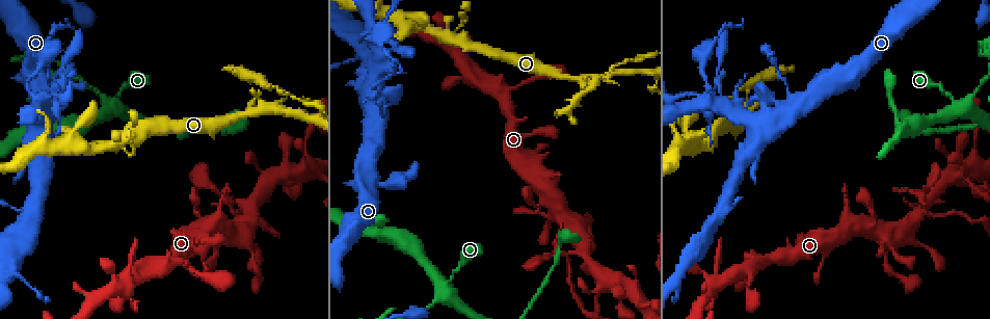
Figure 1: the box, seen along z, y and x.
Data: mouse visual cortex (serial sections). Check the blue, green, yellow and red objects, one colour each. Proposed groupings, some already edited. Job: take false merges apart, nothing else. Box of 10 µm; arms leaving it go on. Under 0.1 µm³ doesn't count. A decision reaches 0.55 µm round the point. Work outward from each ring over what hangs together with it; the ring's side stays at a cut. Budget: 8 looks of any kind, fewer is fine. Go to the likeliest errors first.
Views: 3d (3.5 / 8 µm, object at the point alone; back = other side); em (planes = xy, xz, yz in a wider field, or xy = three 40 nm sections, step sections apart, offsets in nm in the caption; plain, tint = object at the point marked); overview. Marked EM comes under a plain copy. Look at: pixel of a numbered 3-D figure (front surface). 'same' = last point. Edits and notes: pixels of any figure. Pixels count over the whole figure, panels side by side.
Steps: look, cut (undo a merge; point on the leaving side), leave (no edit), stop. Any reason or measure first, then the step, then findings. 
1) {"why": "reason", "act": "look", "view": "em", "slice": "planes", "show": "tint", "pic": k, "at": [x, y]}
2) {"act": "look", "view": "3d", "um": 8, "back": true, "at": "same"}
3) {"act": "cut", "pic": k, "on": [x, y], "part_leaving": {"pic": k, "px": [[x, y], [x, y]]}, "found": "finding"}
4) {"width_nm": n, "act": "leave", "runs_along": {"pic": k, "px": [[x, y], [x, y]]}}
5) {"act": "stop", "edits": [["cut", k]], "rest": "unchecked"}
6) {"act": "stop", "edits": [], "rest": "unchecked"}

{"why": "small branch off a trunk", "act": "look", "view": "3d", "um": 3.5, "back": true, "pic": 1, "at": [246, 111]}

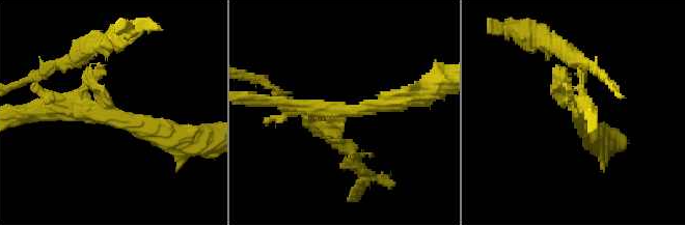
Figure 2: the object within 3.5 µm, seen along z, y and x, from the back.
{"why": "need the tissue", "act": "look", "view": "em", "slice": "xy", "step": 3, "show": "tint", "pic": 2, "at": [340, 111]}

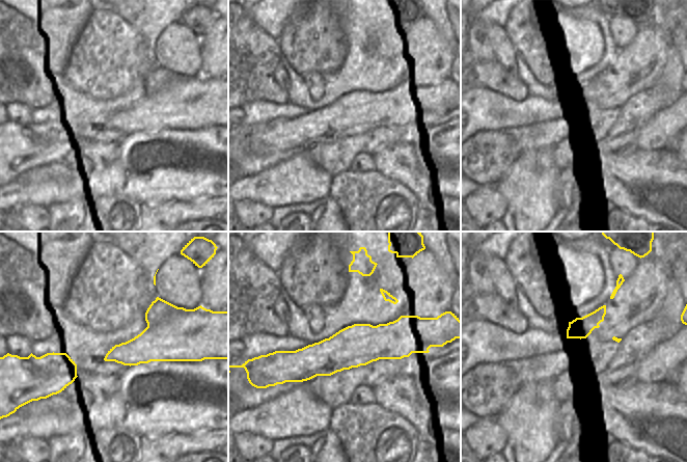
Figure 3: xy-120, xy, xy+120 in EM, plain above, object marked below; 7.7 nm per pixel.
{"act": "leave", "runs_along": {"pic": 3, "px": [[413, 340], [325, 358], [276, 356]]}, "found": "one cell here"}

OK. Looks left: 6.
{"why": "narrows sharply", "act": "look", "view": "3d", "um": 3.5, "back": true, "pic": 1, "at": [444, 288]}

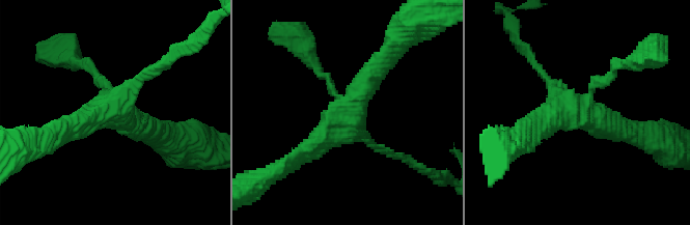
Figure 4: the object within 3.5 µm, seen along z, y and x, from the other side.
{"act": "look", "view": "em", "slice": "xy", "step": 2, "show": "tint", "pic": 4, "at": [114, 107]}

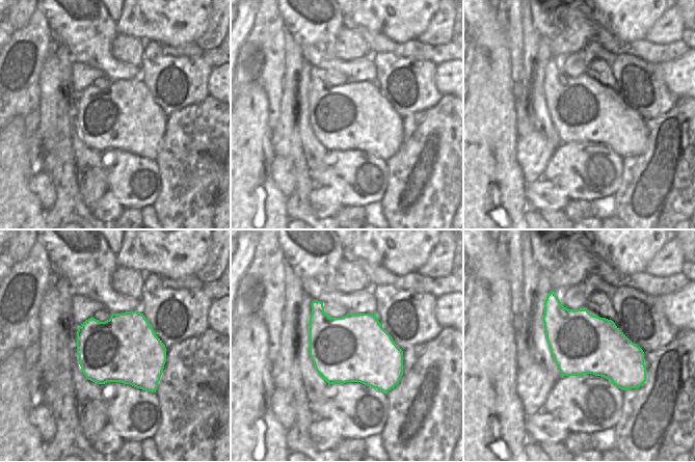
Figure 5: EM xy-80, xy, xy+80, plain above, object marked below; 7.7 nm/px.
{"arm_widths_nm": [150, 150, 300, 350], "act": "leave", "runs_along": {"pic": 4, "px": [[87, 62], [132, 125], [155, 129]]}, "found": "one cell here"}

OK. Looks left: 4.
{"why": "side arm on a straight run", "act": "look", "view": "3d", "um": 3.5, "pic": 1, "at": [252, 208]}

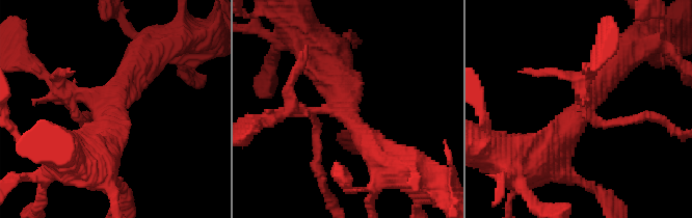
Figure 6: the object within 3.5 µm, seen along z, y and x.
{"arms": 3, "arm_widths_nm": [150, 350, 600], "act": "look", "view": "em", "slice": "xy", "step": 2, "show": "tint", "pic": 6, "at": [342, 108]}

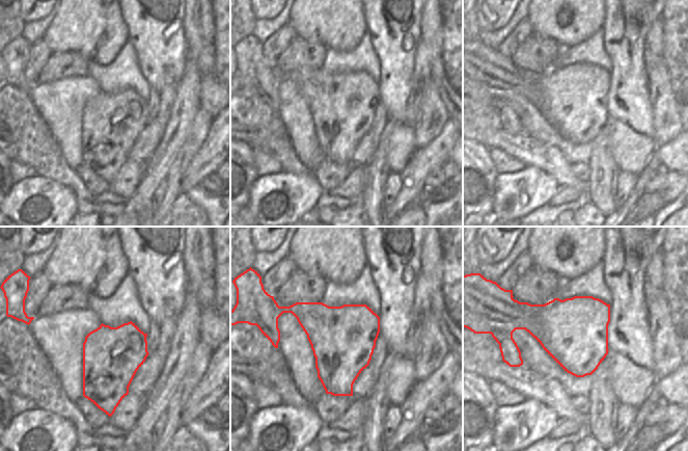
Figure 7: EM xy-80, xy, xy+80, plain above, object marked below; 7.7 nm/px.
{"act": "leave", "runs_along": {"pic": 6, "px": [[535, 161], [538, 161], [620, 59]]}, "found": "all the same cell"}

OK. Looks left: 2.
{"why": "a fork", "act": "look", "view": "3d", "um": 3.5, "back": true, "pic": 1, "at": [410, 21]}

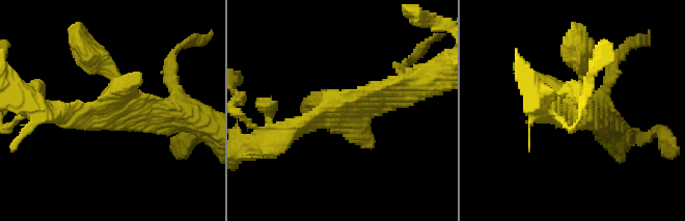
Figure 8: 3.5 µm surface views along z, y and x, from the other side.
{"act": "look", "view": "em", "slice": "xy", "step": 5, "show": "tint", "pic": 8, "at": [115, 113]}

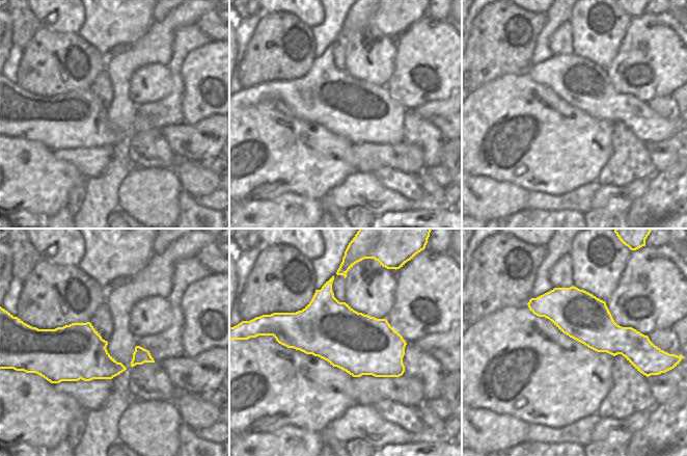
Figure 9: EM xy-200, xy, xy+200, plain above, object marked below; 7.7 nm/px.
{"width_nm": 460, "act": "leave", "runs_along": {"pic": 9, "px": [[531, 302], [579, 314], [638, 366]]}, "found": "one cell here"}

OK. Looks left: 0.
{"act": "stop", "edits": [], "rest": "unchecked"}

